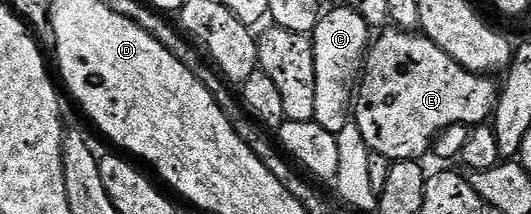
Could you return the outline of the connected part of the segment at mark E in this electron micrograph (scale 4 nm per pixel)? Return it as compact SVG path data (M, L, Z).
M387 26L370 41L366 51L353 101L353 123L361 130L361 138L365 138L372 152L385 154L385 158L392 162L422 161L423 155L432 151L435 141L447 127L454 124L478 126L492 119L500 85L491 80L494 79L490 75L461 67L456 60L449 58L449 54L445 54L445 50L418 31Z

